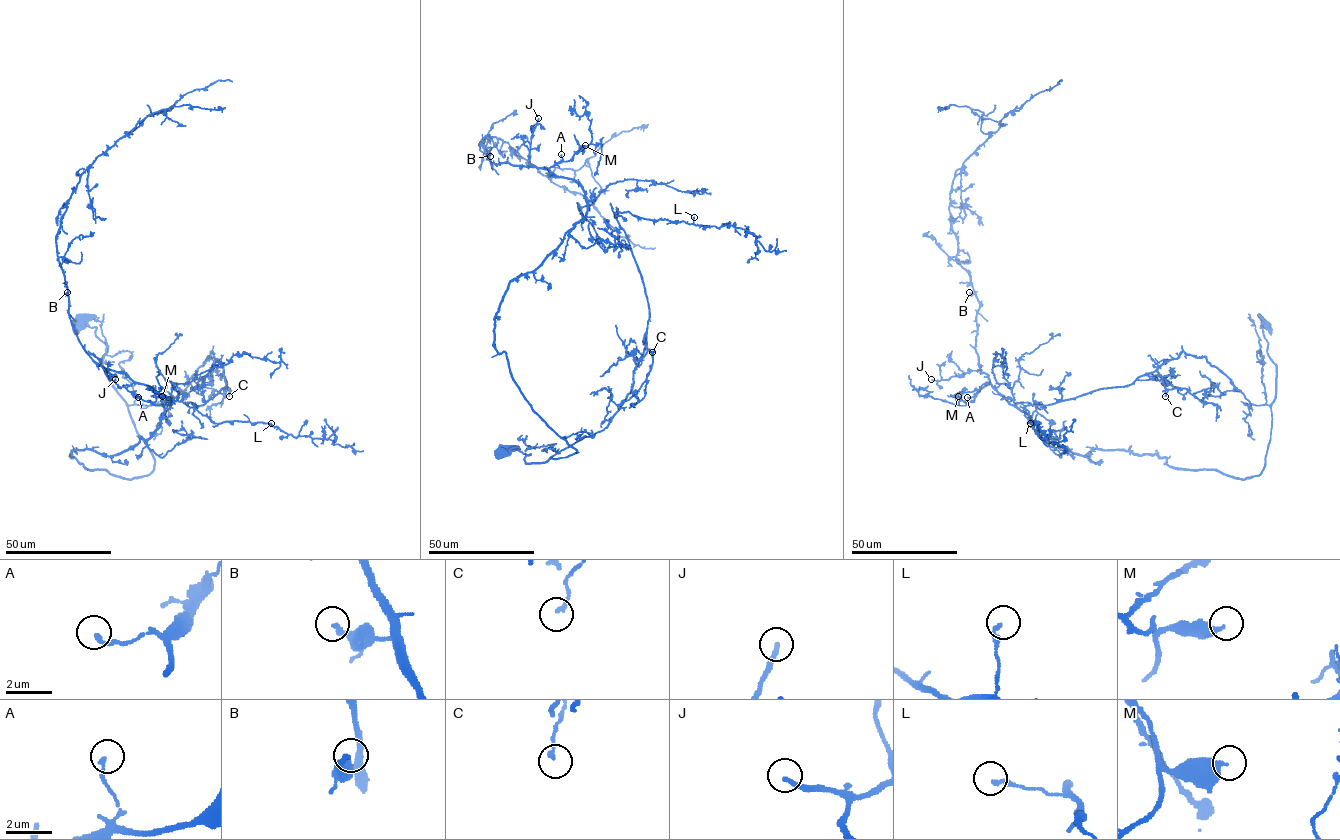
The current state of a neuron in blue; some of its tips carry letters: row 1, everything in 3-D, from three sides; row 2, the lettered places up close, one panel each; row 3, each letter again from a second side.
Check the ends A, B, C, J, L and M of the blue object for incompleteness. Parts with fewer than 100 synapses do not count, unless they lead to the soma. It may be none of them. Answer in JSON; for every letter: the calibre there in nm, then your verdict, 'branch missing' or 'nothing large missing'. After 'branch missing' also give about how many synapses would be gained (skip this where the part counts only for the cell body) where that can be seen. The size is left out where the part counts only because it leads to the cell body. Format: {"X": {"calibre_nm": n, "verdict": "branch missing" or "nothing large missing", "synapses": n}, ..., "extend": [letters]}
{"A": {"calibre_nm": 190, "verdict": "nothing large missing"}, "B": {"calibre_nm": 190, "verdict": "nothing large missing"}, "C": {"calibre_nm": 160, "verdict": "nothing large missing"}, "J": {"calibre_nm": 190, "verdict": "branch missing", "synapses": 110}, "L": {"calibre_nm": 190, "verdict": "nothing large missing"}, "M": {"calibre_nm": 360, "verdict": "nothing large missing"}, "extend": ["J"]}

